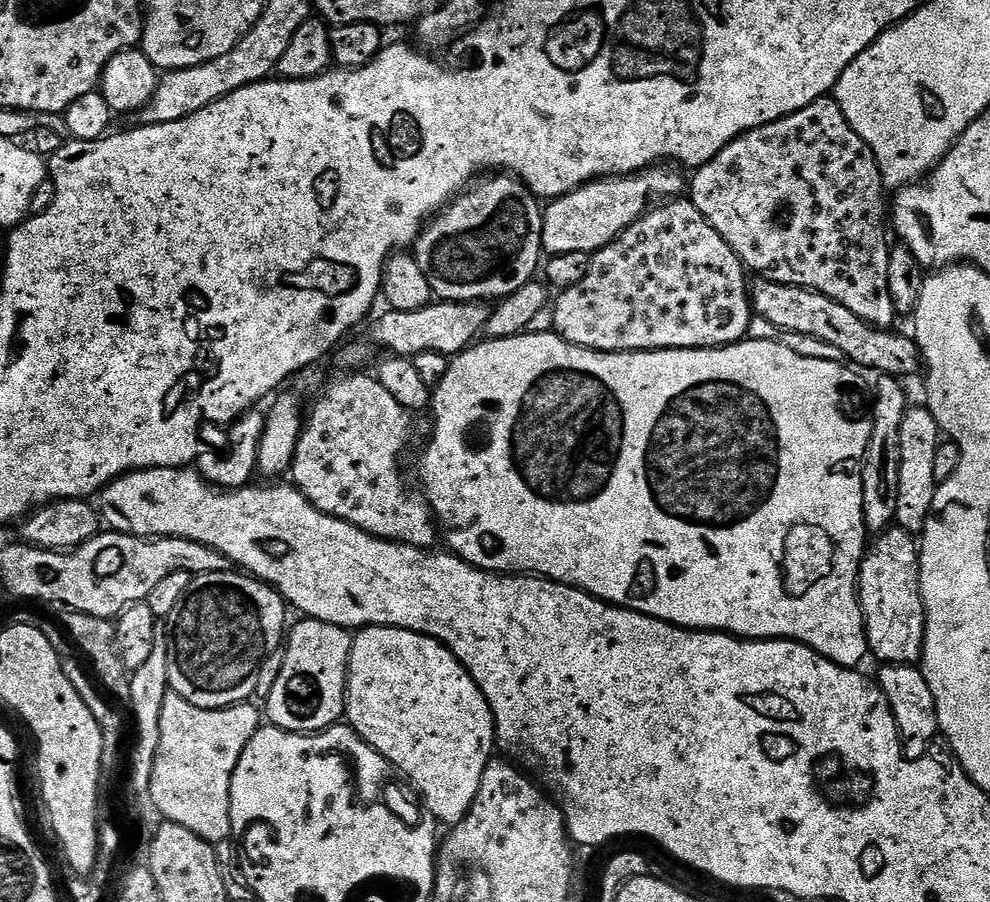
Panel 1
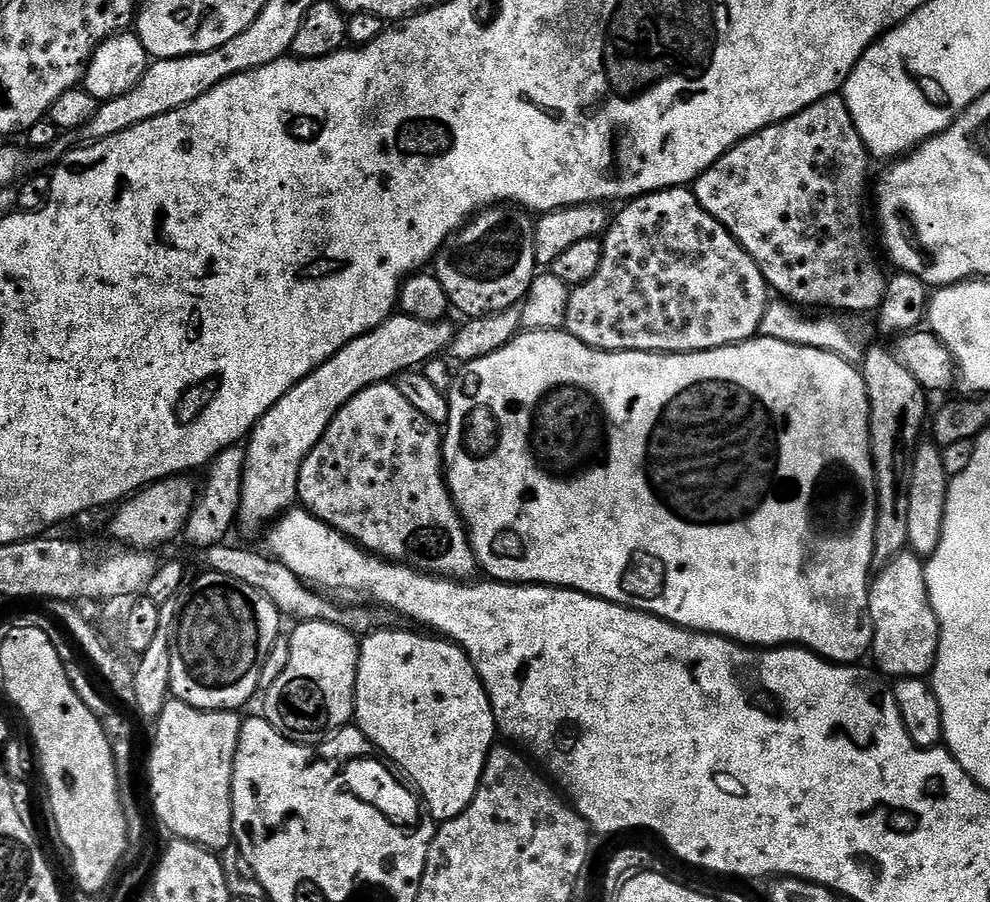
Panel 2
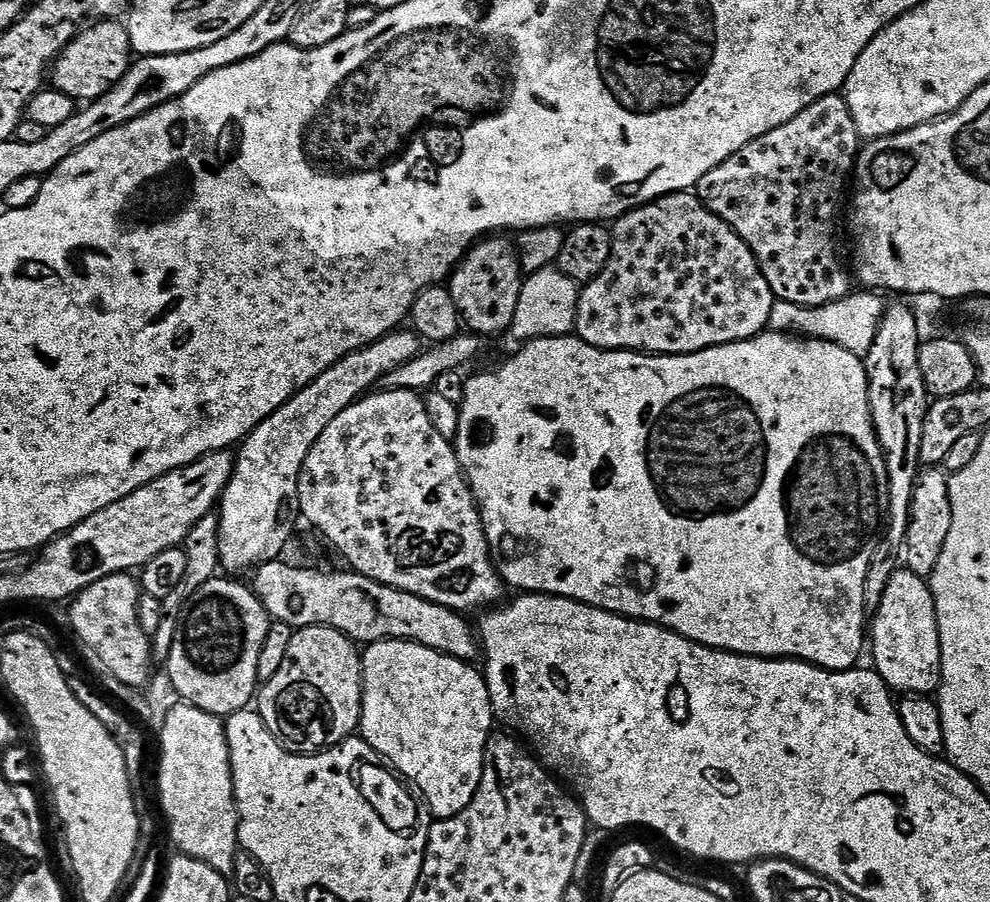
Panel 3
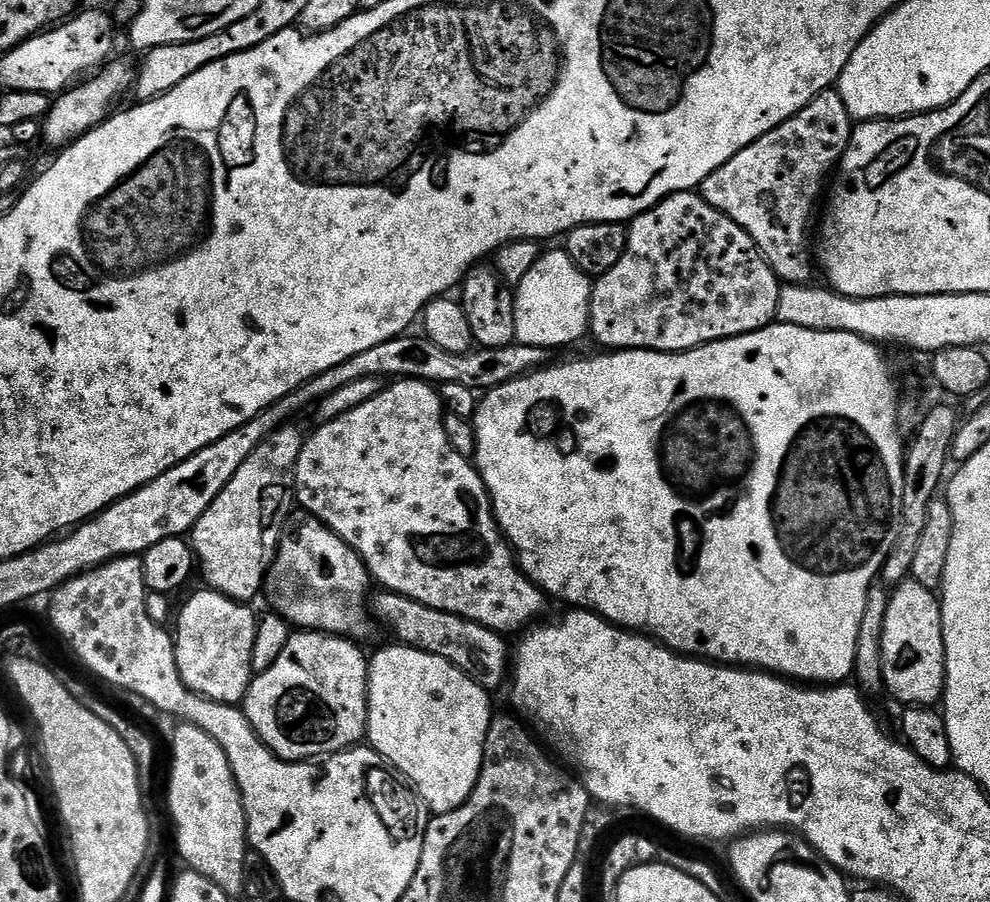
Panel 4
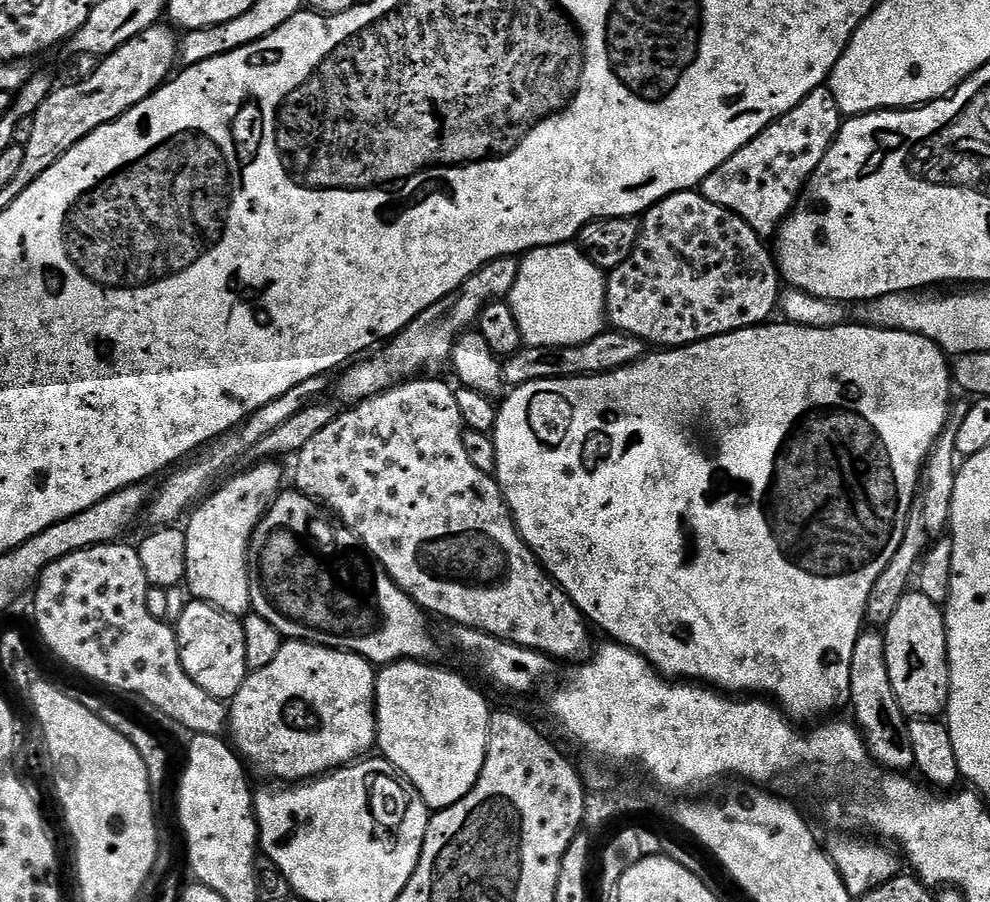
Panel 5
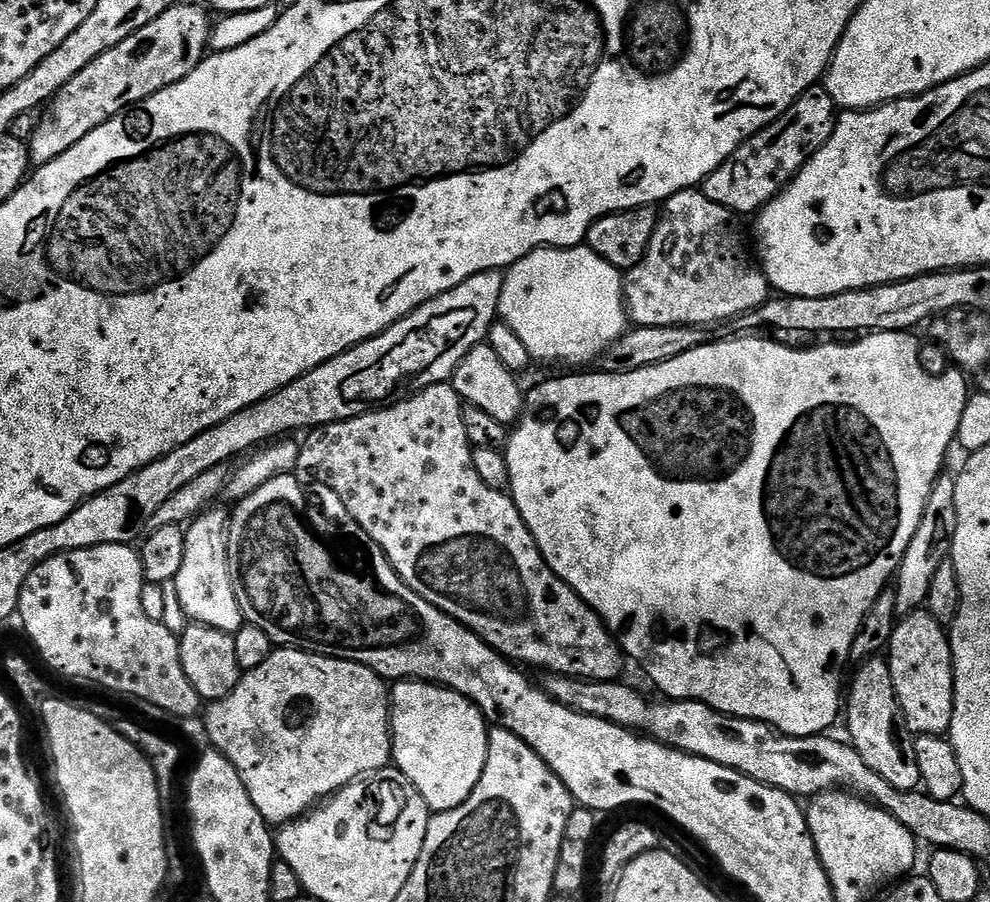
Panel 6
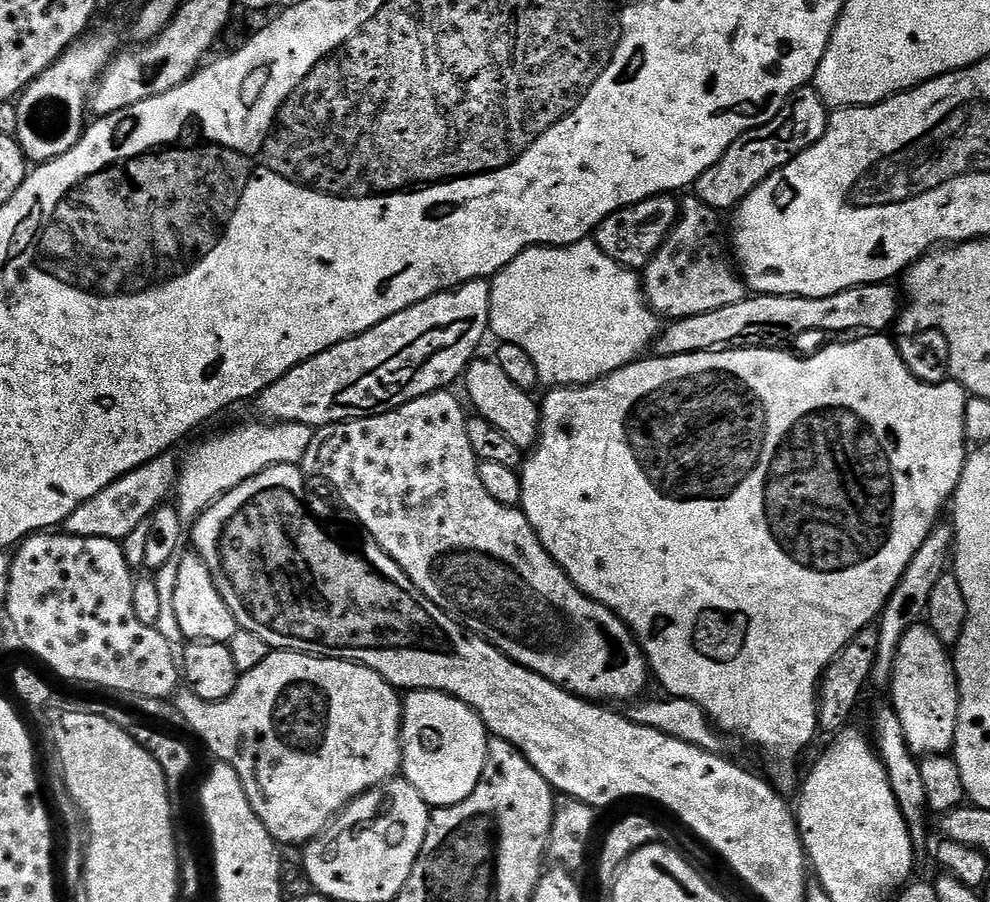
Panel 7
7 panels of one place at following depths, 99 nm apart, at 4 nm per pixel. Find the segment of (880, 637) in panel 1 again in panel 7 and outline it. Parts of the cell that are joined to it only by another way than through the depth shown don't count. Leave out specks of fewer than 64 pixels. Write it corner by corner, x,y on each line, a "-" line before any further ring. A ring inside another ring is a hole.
919,622
906,630
905,637
898,646
898,654
892,671
891,707
896,709
898,720
902,722
902,730
906,733
906,742
917,758
925,756
947,756
955,749
956,731
958,730
958,706
960,691
956,681
956,665
949,649
931,630
927,623

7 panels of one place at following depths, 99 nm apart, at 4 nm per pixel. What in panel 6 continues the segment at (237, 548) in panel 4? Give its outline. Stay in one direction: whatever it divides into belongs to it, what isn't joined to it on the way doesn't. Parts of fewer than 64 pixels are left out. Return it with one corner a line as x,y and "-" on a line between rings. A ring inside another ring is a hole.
220,508
210,511
201,511
200,515
187,525
184,533
186,558
182,558
182,570
178,570
175,579
178,600
189,621
234,634
246,621
232,585
226,535
230,516

